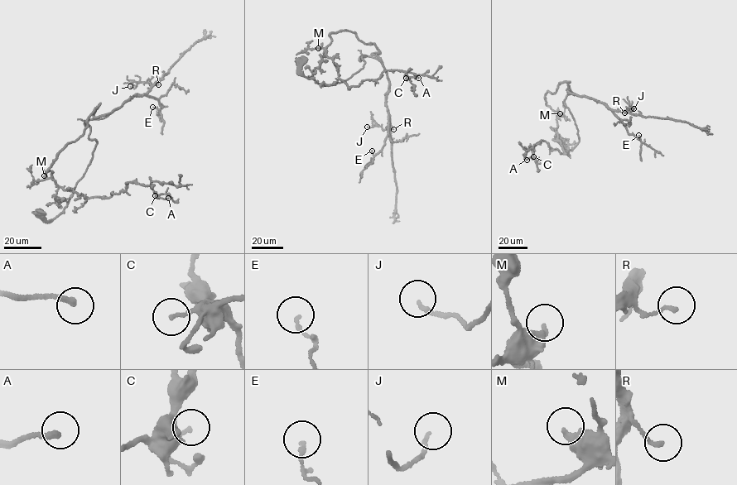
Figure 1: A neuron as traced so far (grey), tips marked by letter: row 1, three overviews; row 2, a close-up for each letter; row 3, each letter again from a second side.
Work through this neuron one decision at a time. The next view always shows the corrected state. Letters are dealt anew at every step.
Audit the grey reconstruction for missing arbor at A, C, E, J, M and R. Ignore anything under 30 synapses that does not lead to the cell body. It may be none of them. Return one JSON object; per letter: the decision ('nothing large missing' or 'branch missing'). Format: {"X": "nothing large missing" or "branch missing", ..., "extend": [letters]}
{"A": "nothing large missing", "C": "nothing large missing", "E": "nothing large missing", "J": "nothing large missing", "M": "nothing large missing", "R": "nothing large missing", "extend": []}

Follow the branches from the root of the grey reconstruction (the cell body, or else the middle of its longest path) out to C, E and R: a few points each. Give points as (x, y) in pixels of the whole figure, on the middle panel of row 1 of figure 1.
C: (301, 64), (325, 85), (363, 55), (381, 62), (345, 30), (325, 49), (348, 86), (406, 78)
E: (301, 64), (325, 85), (363, 68), (363, 55), (381, 61), (387, 133), (372, 151)
R: (301, 64), (304, 76), (325, 85), (363, 68), (363, 55), (381, 61), (393, 129)

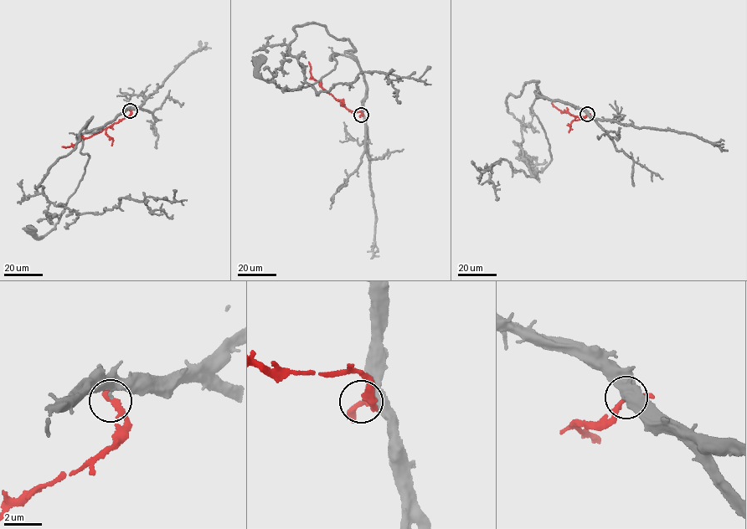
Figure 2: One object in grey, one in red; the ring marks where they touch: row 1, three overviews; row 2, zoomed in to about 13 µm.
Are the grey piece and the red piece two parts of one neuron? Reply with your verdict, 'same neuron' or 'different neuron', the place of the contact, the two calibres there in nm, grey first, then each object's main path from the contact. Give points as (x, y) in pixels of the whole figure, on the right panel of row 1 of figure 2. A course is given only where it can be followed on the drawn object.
different neuron | (587, 114) | 170/240 nm | grey via (587, 114), (538, 97), (539, 92), (544, 99), (531, 108), (551, 158), (535, 176), (529, 161) | red via (587, 114), (583, 118), (576, 116), (562, 111), (551, 102)

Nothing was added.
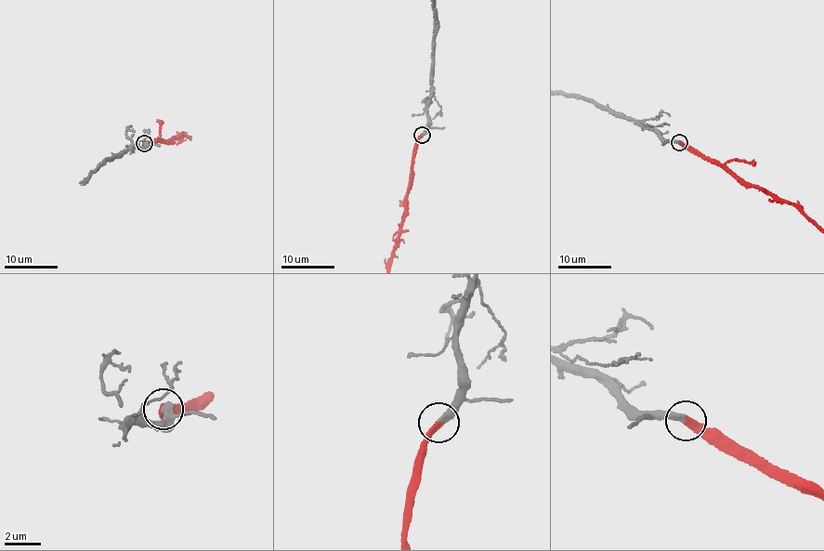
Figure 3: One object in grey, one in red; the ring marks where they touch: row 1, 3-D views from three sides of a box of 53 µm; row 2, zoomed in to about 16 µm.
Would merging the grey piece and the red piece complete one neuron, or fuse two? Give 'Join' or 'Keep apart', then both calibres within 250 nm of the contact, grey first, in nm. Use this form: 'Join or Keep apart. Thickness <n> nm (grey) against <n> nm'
Join. Thickness 360 nm (grey) against 400 nm

